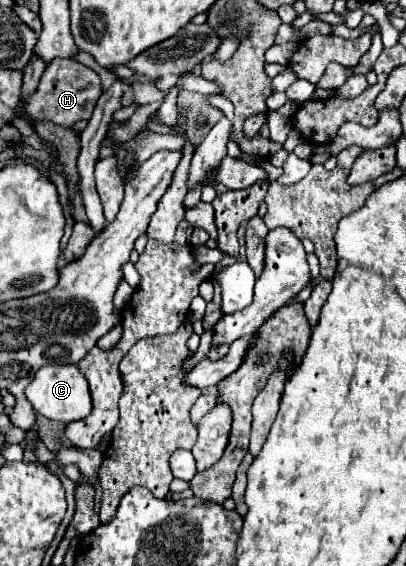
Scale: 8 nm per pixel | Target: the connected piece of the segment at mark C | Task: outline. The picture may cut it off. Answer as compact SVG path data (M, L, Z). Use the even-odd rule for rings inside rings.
M76 365L42 367L34 375L32 383L26 387L26 399L32 403L36 413L40 413L46 419L54 419L54 421L62 421L62 423L72 423L72 421L84 419L92 411L92 397L90 397L88 381Z

